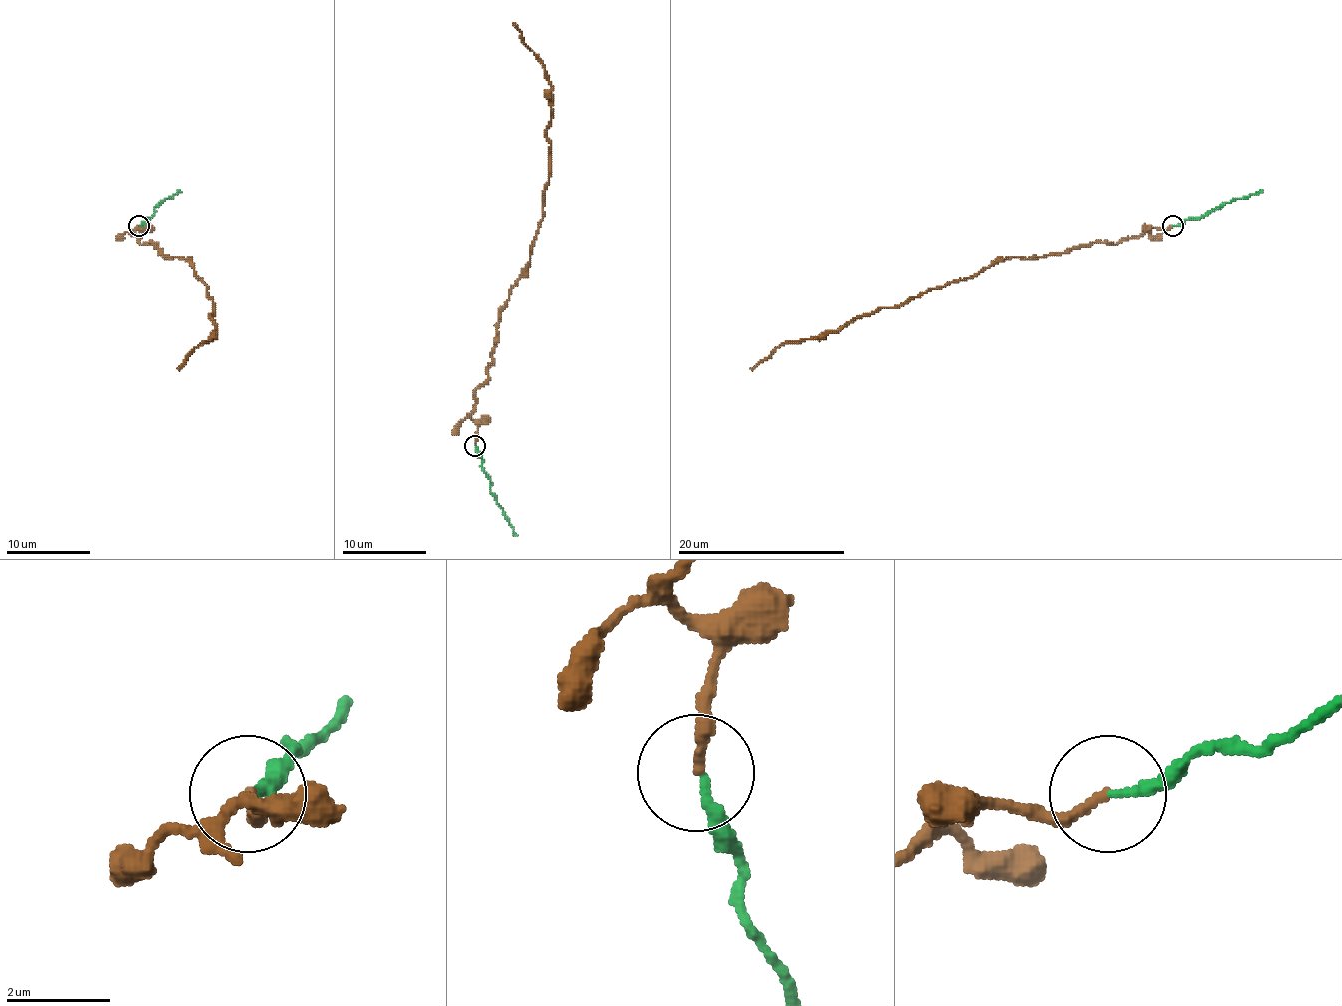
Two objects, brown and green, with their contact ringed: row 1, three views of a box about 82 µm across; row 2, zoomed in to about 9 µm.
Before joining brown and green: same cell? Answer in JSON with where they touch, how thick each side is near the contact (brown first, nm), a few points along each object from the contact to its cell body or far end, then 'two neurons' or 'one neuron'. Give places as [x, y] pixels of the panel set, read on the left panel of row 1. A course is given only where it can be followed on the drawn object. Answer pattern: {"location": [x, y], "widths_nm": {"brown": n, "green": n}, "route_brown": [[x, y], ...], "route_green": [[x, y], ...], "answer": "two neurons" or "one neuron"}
{"location": [139, 226], "widths_nm": {"brown": 170, "green": 190}, "route_brown": [[139, 225], [139, 242], [152, 242], [164, 257], [185, 259], [213, 299], [215, 337], [177, 368]], "route_green": [[139, 225], [160, 202], [181, 192]], "answer": "one neuron"}

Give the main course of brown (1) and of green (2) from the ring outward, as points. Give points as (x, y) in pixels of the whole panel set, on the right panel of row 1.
1: (1172, 225), (1117, 242), (998, 259), (968, 278), (857, 316), (836, 330), (786, 341), (750, 368)
2: (1172, 225), (1186, 219), (1197, 219), (1226, 202), (1262, 192)

